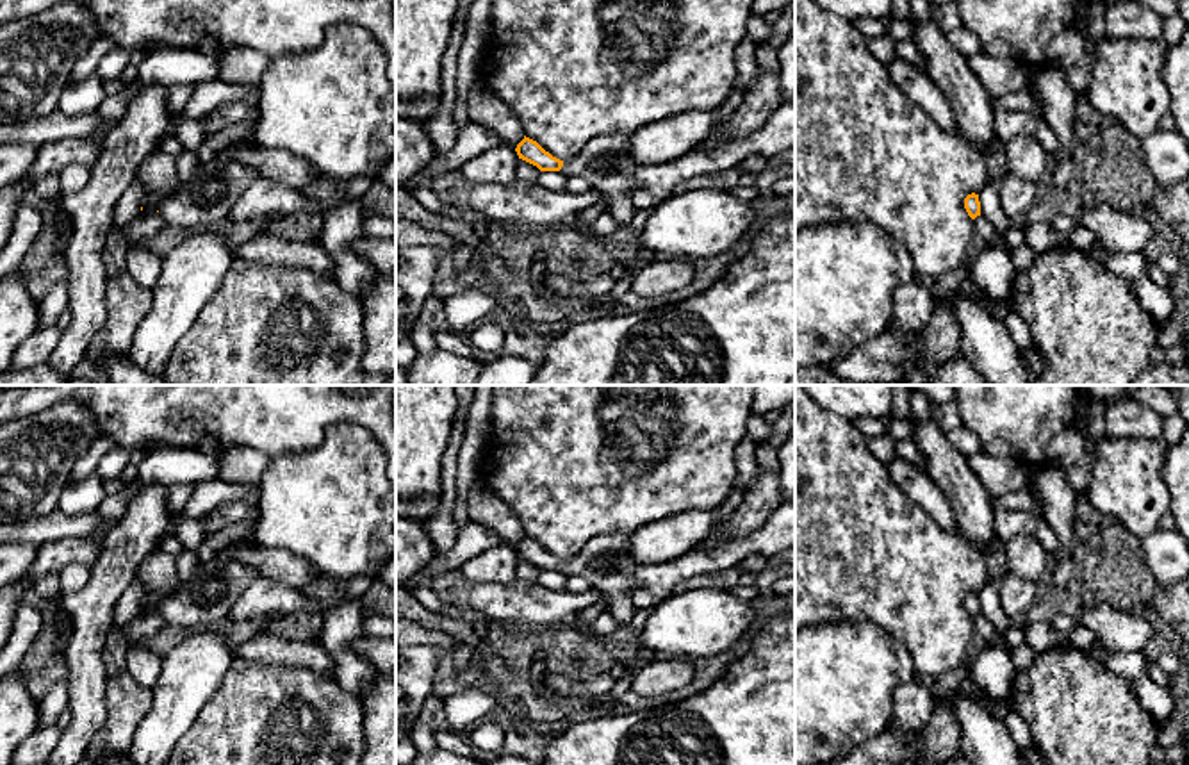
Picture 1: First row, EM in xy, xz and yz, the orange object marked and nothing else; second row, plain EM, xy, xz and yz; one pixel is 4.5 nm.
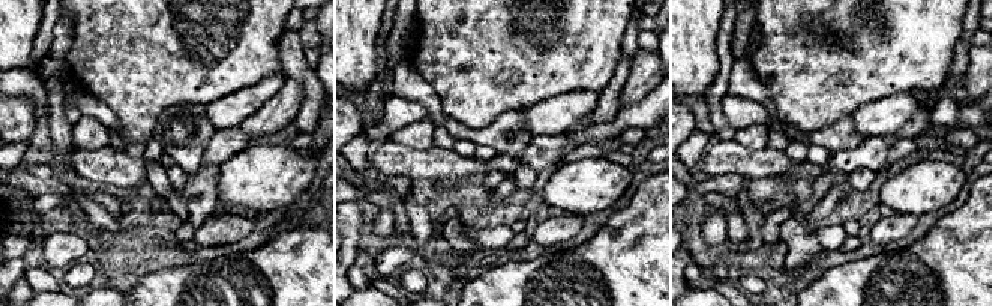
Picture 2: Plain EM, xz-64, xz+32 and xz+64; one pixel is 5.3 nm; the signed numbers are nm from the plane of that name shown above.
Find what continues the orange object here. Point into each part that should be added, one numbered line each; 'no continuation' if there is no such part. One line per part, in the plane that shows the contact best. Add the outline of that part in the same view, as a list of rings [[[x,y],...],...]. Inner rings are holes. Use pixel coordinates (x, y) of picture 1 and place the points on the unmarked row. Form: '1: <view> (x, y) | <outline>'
1: xz (605, 562) | [[[615,531],[590,539],[578,556],[563,562],[560,571],[567,578],[585,578],[590,588],[606,597],[619,626],[629,628],[638,610],[629,594],[638,565],[629,553],[629,533]]]

